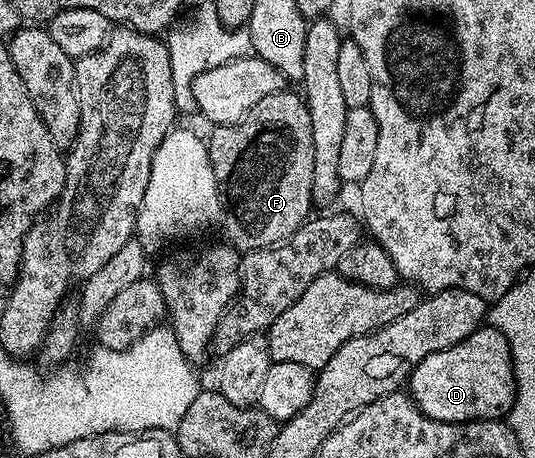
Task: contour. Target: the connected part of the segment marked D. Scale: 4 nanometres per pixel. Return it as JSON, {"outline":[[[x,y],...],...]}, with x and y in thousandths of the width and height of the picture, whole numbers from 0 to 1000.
{"outline":[[[903,710],[867,736],[867,745],[837,762],[822,762],[822,771],[800,771],[800,779],[793,779],[793,788],[785,788],[785,797],[778,797],[766,817],[763,860],[794,906],[815,919],[884,924],[897,915],[944,917],[961,882],[961,790],[942,727],[925,714]]]}

